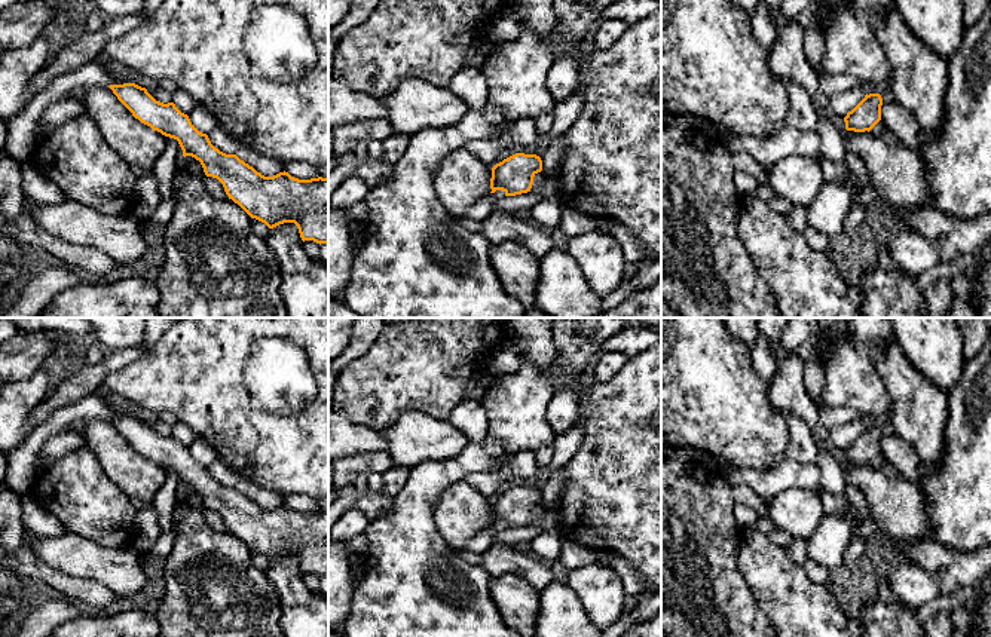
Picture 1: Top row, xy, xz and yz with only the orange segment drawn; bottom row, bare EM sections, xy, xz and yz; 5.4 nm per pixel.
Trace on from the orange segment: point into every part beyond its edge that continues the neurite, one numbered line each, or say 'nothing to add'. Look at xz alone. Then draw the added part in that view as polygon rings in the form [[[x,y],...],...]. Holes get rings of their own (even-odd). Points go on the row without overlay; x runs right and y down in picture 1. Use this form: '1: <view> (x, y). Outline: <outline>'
nothing to add

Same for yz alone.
nothing to add

